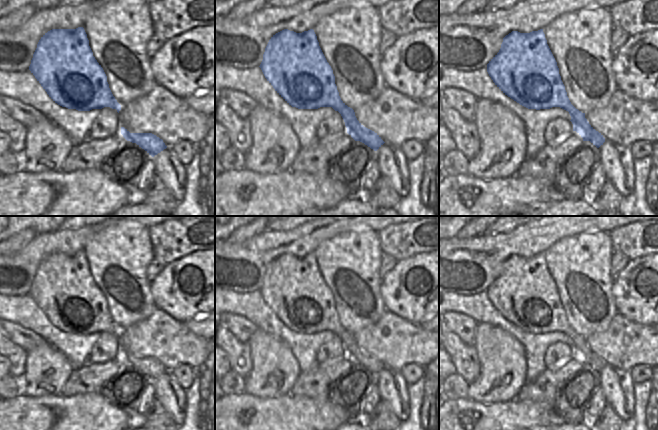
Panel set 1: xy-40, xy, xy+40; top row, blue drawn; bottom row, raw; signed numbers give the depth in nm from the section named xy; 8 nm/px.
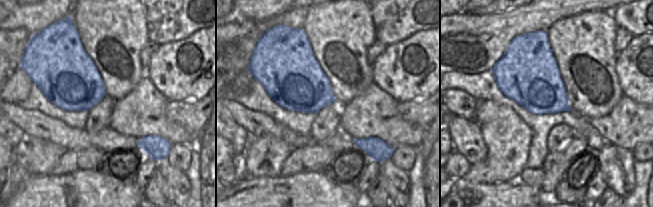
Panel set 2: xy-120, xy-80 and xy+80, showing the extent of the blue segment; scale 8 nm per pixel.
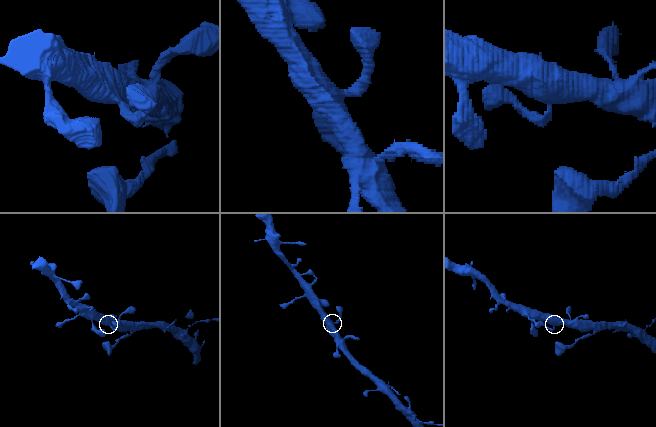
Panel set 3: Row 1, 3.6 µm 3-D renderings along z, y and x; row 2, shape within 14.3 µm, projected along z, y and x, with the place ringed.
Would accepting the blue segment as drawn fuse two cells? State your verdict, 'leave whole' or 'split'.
leave whole

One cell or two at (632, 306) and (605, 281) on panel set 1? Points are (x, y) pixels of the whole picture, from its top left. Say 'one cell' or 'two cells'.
two cells

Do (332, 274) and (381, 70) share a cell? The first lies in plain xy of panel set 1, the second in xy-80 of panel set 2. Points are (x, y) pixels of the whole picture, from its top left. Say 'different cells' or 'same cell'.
different cells

